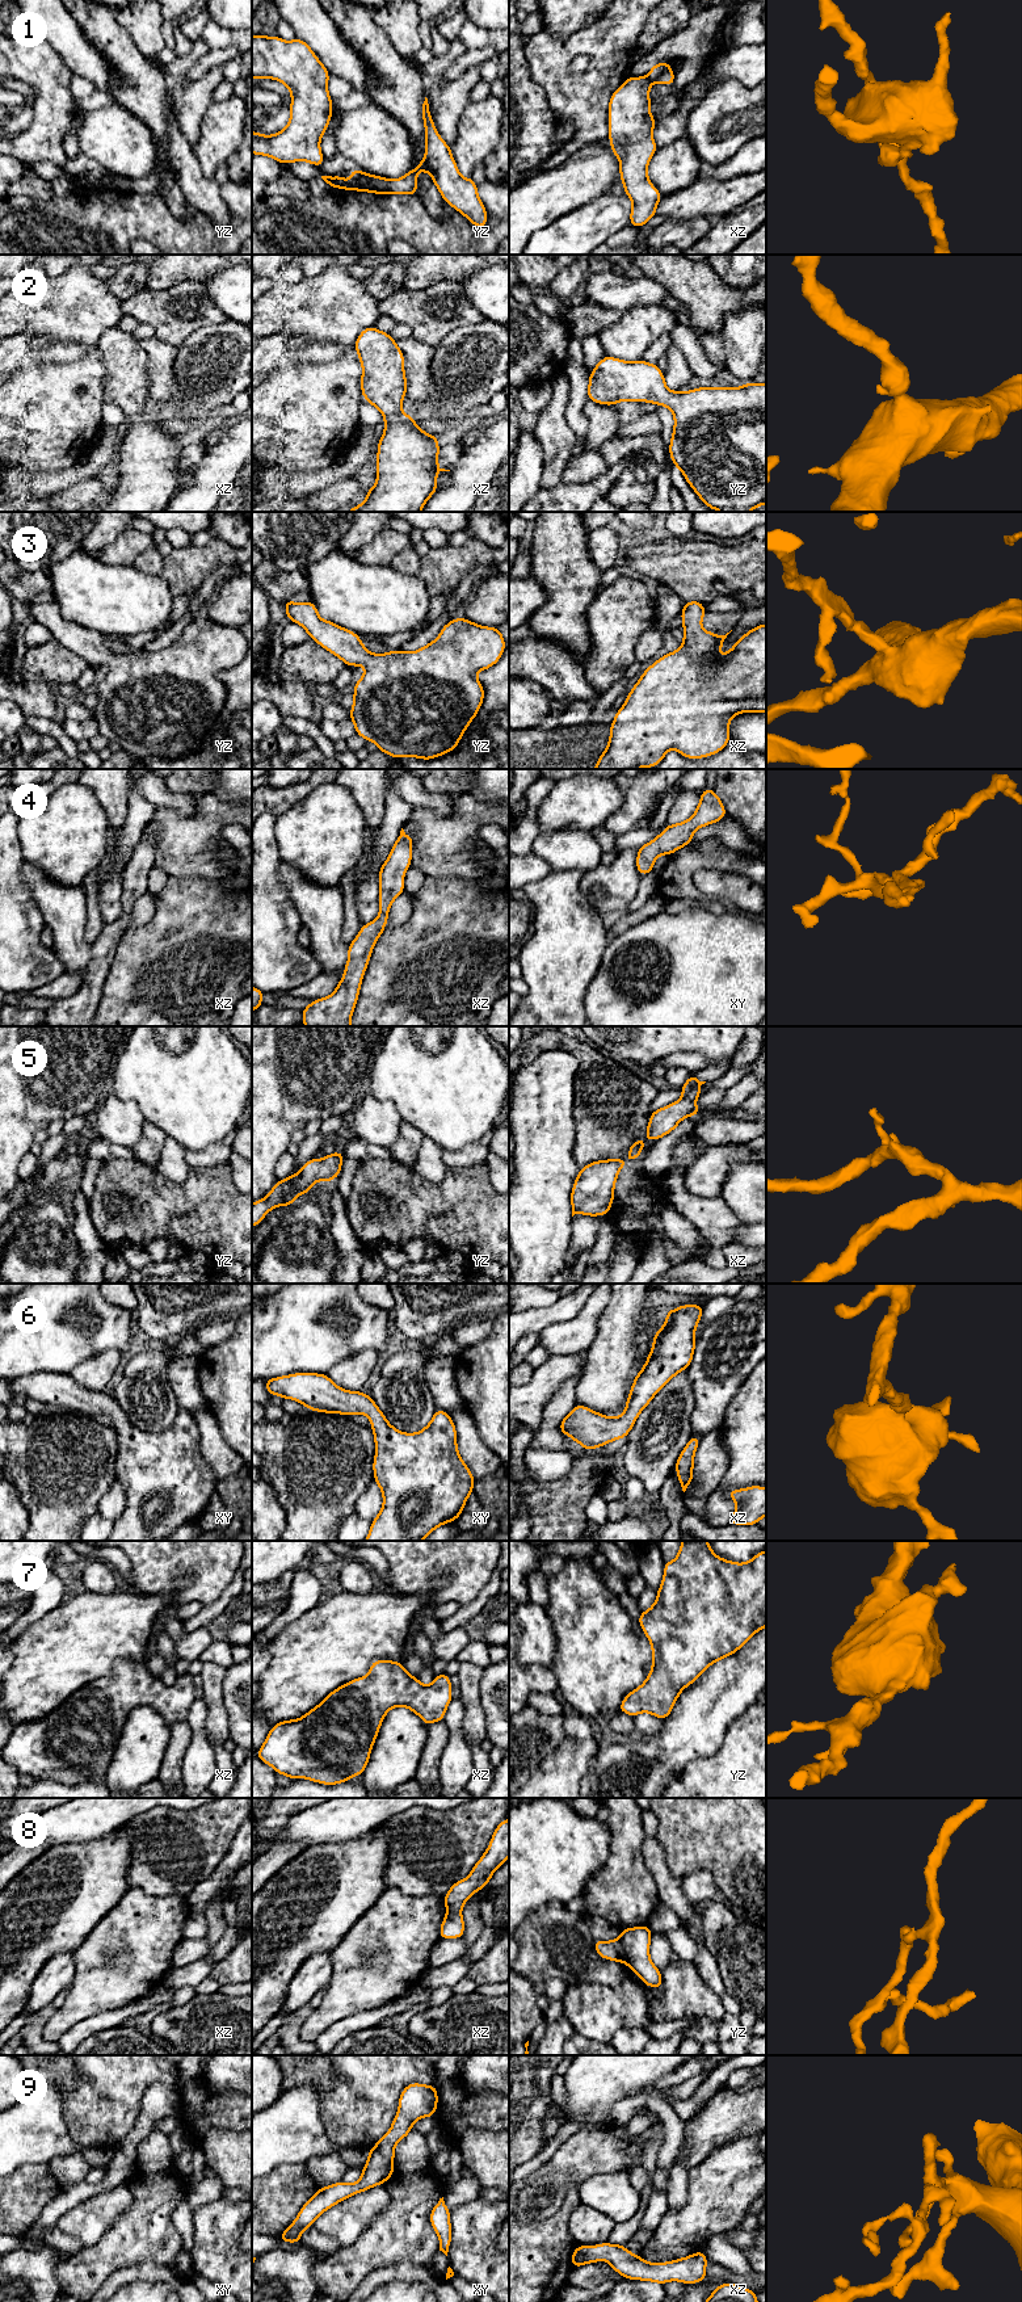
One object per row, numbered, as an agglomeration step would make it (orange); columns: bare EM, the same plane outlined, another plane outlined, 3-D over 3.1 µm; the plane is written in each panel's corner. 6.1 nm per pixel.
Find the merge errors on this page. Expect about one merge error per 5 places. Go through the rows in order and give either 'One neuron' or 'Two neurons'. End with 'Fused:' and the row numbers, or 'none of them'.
1: Two neurons
2: One neuron
3: One neuron
4: One neuron
5: One neuron
6: One neuron
7: One neuron
8: Two neurons
9: One neuron
Fused: 1, 8

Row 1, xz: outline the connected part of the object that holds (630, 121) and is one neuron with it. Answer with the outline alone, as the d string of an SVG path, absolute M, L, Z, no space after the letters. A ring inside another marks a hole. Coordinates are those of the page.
M644 76L627 77L609 101L610 146L621 163L624 194L632 201L630 224L635 227L656 215L663 198L648 180L648 163L659 148L652 136L656 119L649 112L651 84Z

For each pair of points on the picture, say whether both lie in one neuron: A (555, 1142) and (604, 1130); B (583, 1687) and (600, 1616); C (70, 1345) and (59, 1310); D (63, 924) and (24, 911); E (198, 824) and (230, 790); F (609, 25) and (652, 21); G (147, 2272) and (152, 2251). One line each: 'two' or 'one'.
A: two
B: one
C: one
D: two
E: two
F: two
G: two

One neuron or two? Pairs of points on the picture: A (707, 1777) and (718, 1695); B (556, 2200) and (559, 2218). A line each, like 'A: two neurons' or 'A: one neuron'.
A: two neurons
B: two neurons

